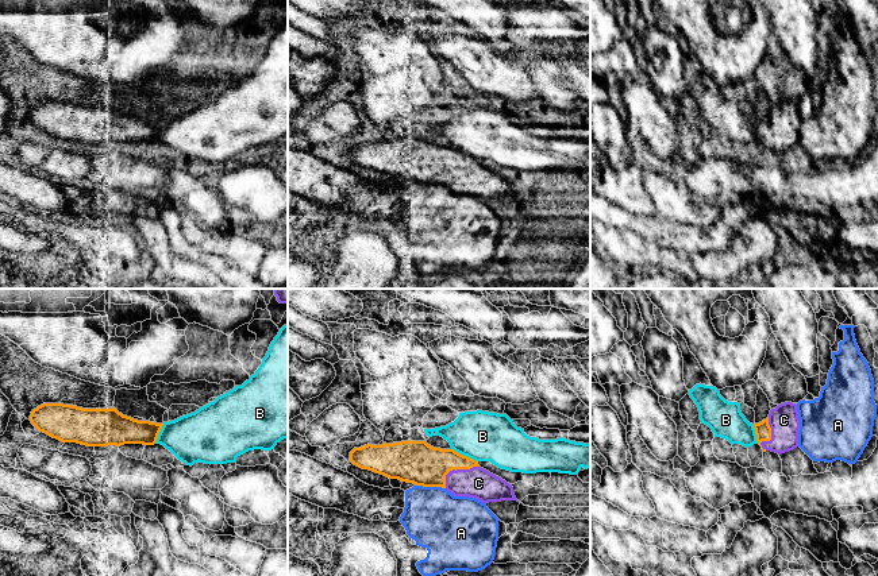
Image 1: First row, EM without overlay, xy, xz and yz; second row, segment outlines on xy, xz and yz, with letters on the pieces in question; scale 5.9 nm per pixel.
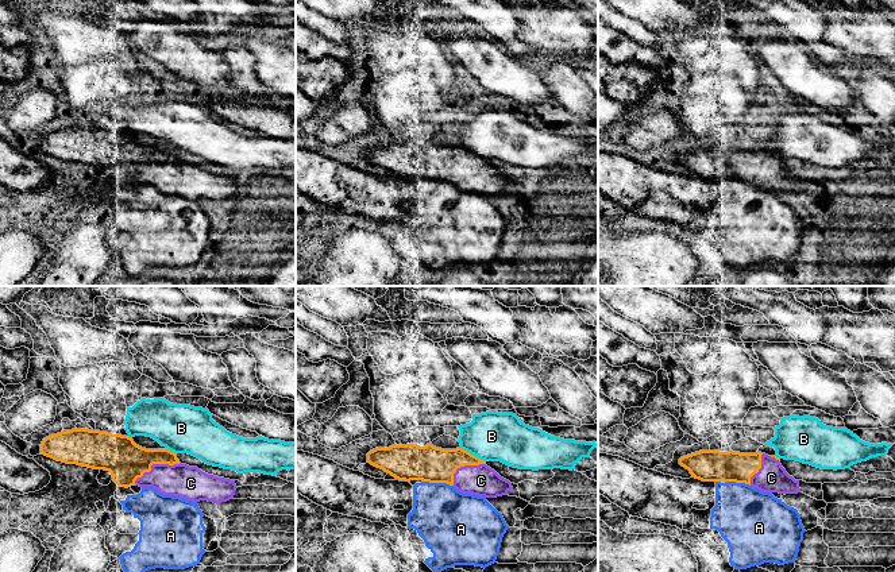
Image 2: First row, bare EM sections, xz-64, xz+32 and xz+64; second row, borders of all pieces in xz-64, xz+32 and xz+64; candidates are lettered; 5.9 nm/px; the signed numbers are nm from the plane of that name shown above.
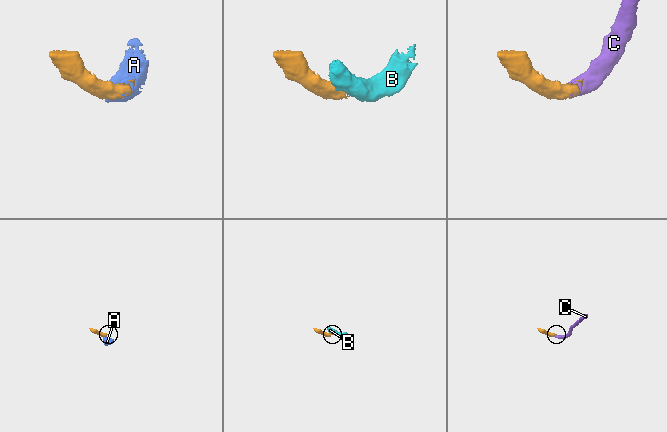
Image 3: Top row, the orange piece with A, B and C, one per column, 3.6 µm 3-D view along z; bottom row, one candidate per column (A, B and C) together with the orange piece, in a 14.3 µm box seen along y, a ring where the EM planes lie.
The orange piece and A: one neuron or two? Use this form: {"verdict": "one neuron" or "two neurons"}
{"verdict": "two neurons"}

